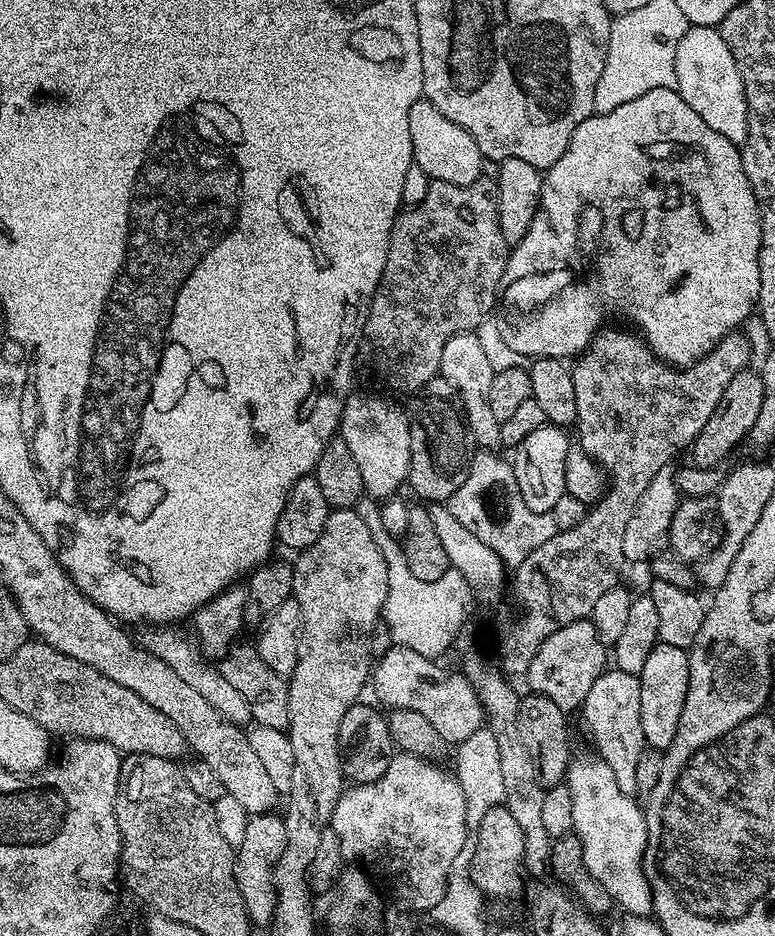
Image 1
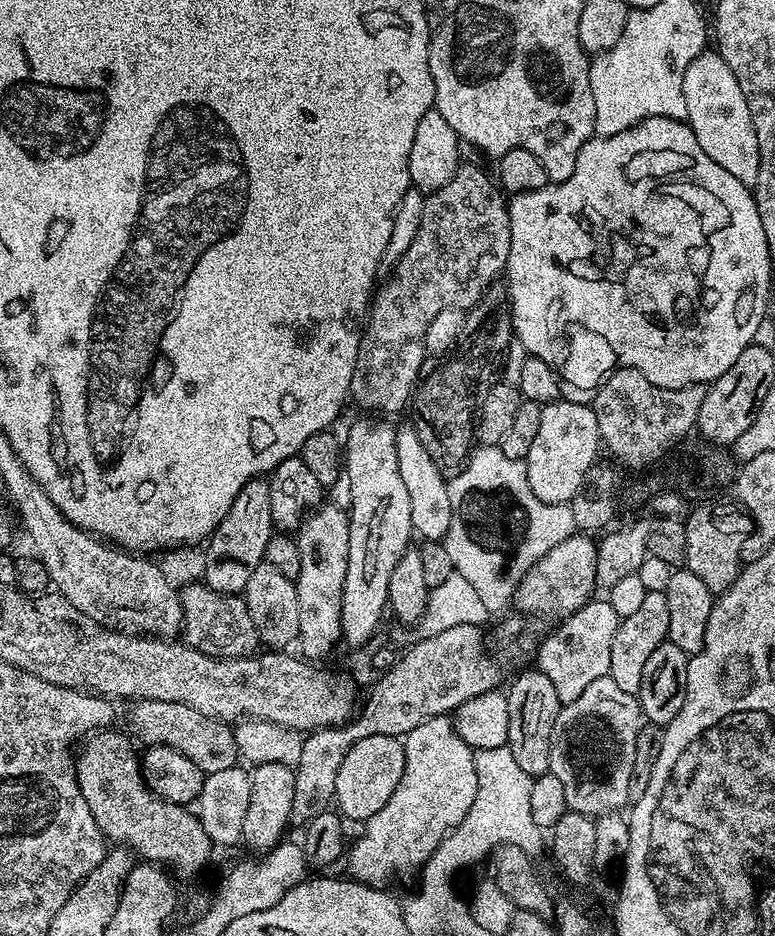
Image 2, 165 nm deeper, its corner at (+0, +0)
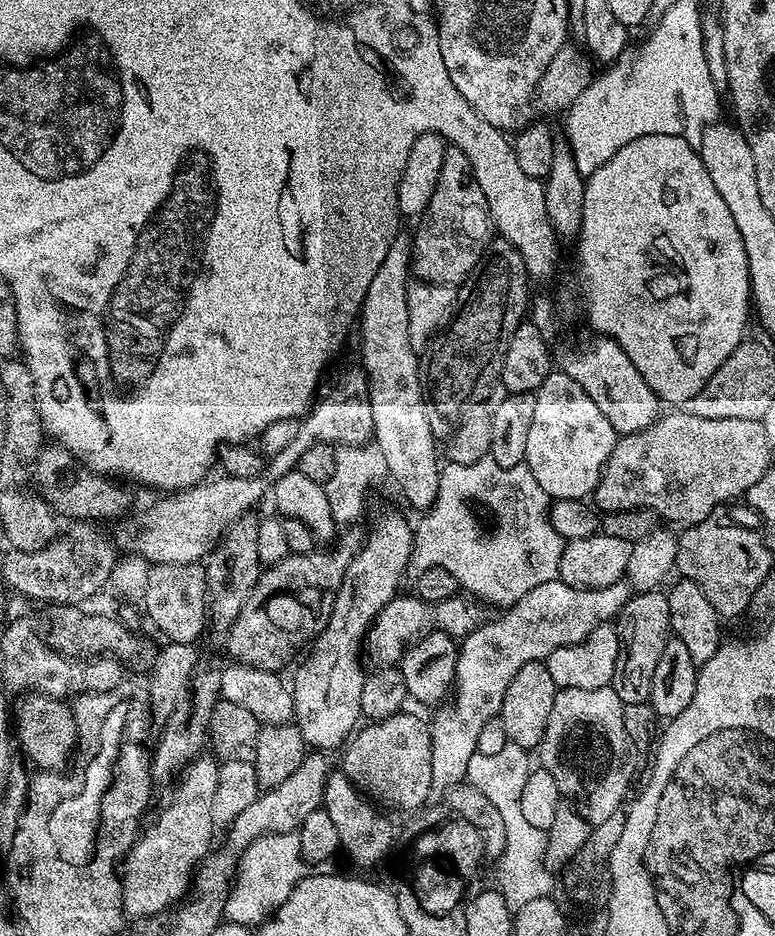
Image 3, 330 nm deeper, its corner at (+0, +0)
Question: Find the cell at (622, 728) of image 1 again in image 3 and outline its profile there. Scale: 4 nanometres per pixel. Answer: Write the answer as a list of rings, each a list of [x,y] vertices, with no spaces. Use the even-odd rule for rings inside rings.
[[[611,686],[598,690],[561,688],[554,698],[550,718],[538,749],[539,763],[558,782],[561,797],[568,796],[580,815],[591,825],[621,811],[628,783],[632,780],[634,757],[628,747],[626,725],[622,723],[624,704]]]

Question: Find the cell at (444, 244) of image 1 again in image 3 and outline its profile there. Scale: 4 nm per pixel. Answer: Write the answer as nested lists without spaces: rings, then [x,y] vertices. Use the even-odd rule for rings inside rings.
[[[455,146],[446,150],[446,158],[442,158],[442,174],[438,174],[438,186],[434,186],[434,194],[430,197],[430,206],[418,218],[420,224],[412,236],[412,268],[425,284],[451,284],[459,286],[465,278],[475,270],[482,258],[488,241],[493,239],[494,225],[488,213],[486,194],[482,194],[482,186],[478,186],[478,178],[474,178],[474,170],[470,166],[470,158],[462,154]]]

